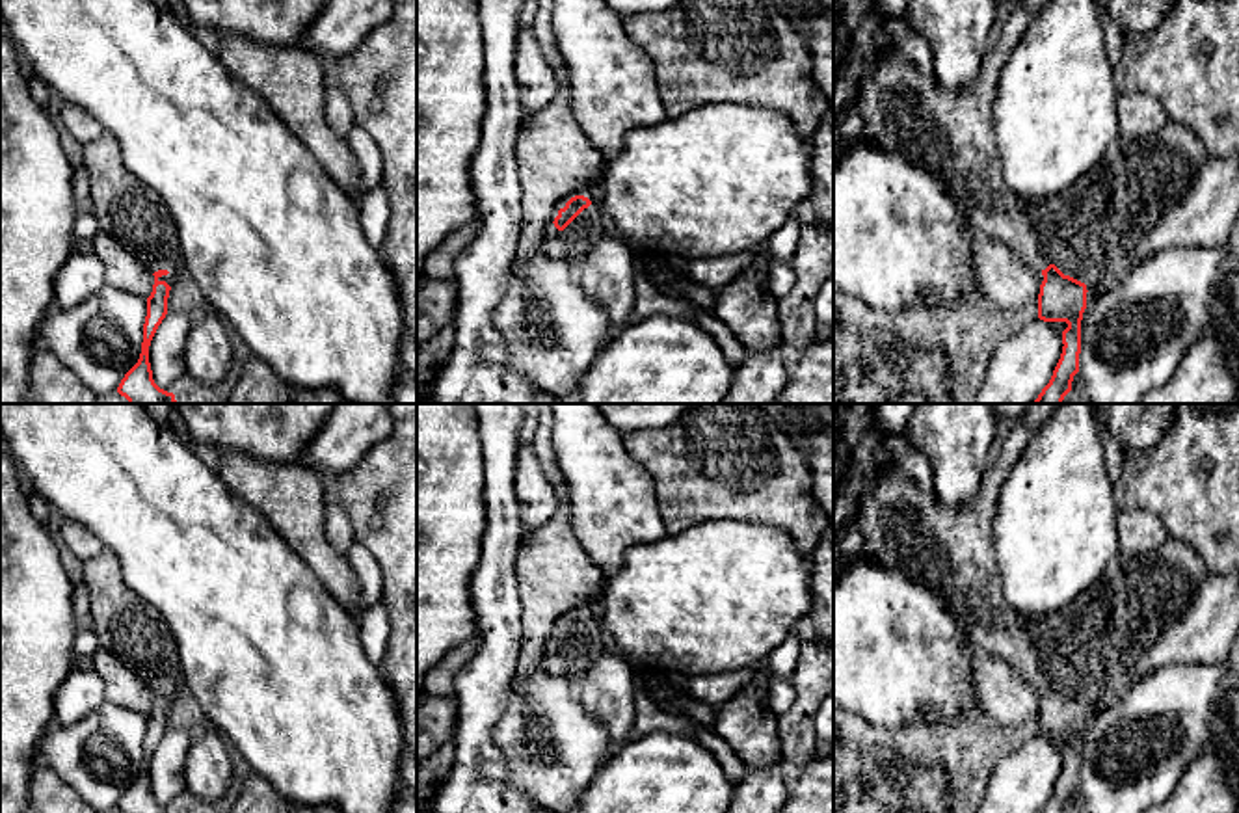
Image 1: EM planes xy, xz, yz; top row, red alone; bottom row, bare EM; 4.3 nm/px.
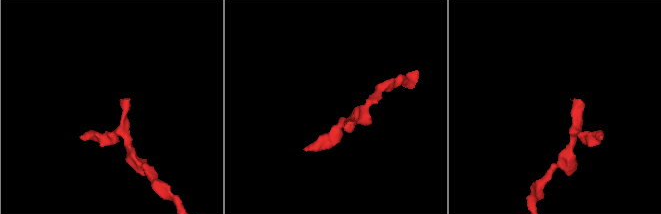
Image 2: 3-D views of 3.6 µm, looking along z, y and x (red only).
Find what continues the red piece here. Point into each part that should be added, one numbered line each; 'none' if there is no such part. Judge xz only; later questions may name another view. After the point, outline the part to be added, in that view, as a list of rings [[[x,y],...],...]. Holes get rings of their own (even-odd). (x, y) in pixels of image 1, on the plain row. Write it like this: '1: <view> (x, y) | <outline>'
1: xz (586, 646) | [[[577,605],[575,608],[564,612],[541,647],[541,664],[553,675],[566,675],[577,683],[592,668],[592,664],[605,655],[603,642],[603,621],[597,616],[593,605]],[[584,612],[592,618],[564,647],[554,644],[554,634],[566,620],[575,614]]]

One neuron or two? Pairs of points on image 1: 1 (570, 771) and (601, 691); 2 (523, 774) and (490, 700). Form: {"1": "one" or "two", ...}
{"1": "two", "2": "two"}

